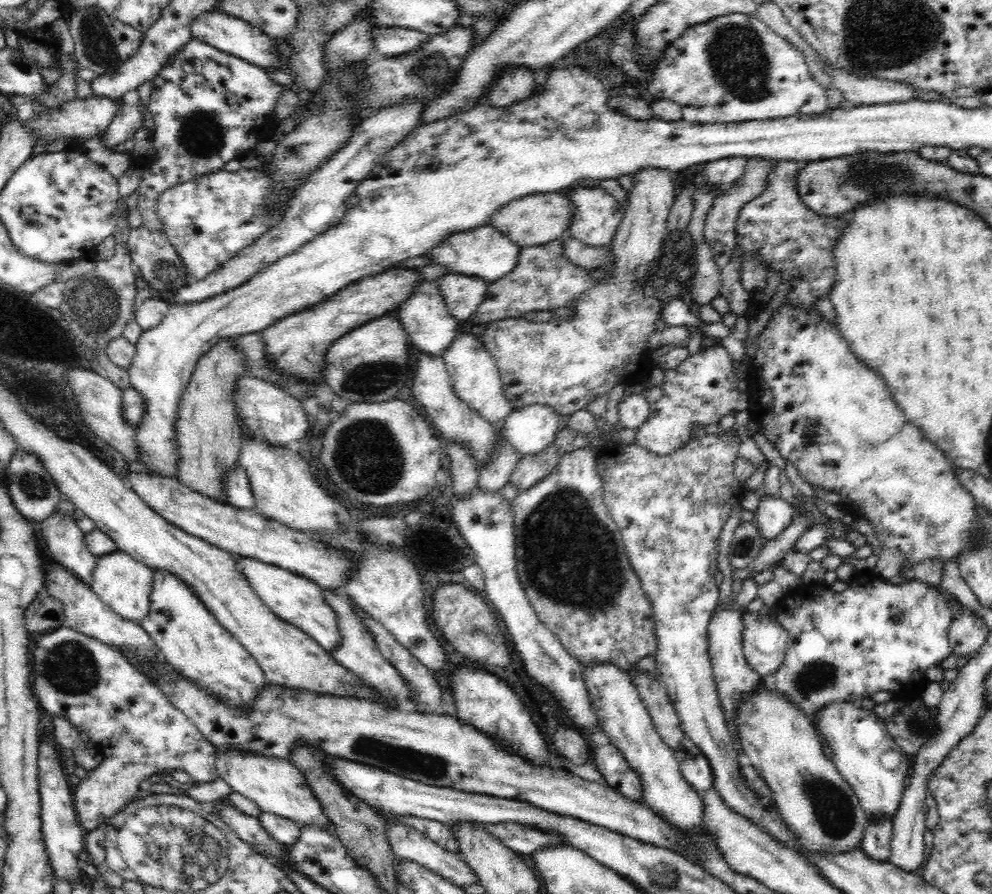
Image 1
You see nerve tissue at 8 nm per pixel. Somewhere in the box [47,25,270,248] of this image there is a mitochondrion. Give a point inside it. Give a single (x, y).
(200, 134)

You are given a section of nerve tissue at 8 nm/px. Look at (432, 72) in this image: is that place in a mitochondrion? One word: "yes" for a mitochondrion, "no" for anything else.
yes

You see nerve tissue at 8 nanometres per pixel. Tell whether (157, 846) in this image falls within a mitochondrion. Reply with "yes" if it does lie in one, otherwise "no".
yes

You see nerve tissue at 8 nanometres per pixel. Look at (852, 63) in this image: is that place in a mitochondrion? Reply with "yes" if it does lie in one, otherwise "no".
yes

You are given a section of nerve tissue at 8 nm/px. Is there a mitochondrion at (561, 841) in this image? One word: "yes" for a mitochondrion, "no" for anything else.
no

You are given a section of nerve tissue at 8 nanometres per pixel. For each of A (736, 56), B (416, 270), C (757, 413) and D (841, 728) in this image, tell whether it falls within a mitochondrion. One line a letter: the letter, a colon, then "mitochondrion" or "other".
A: mitochondrion
B: other
C: other
D: other

